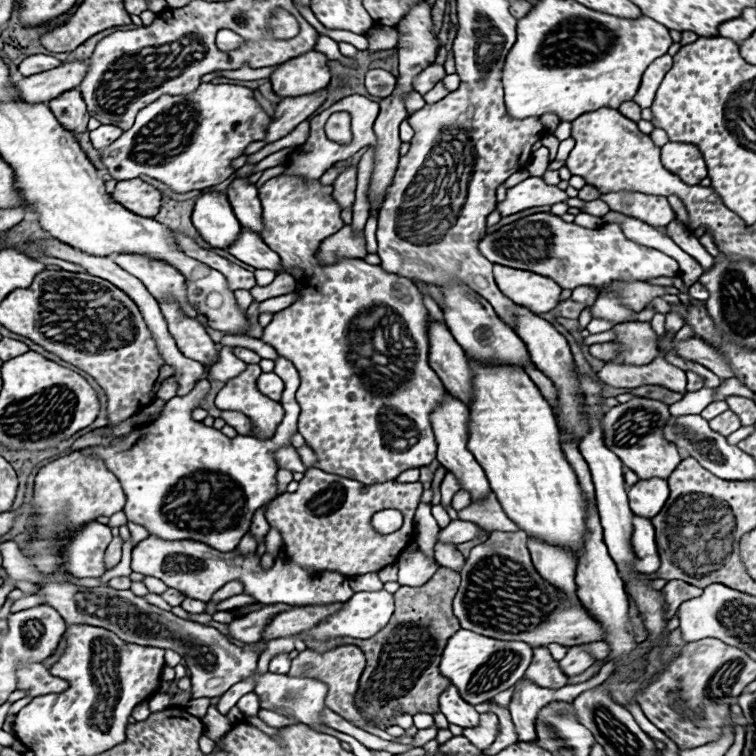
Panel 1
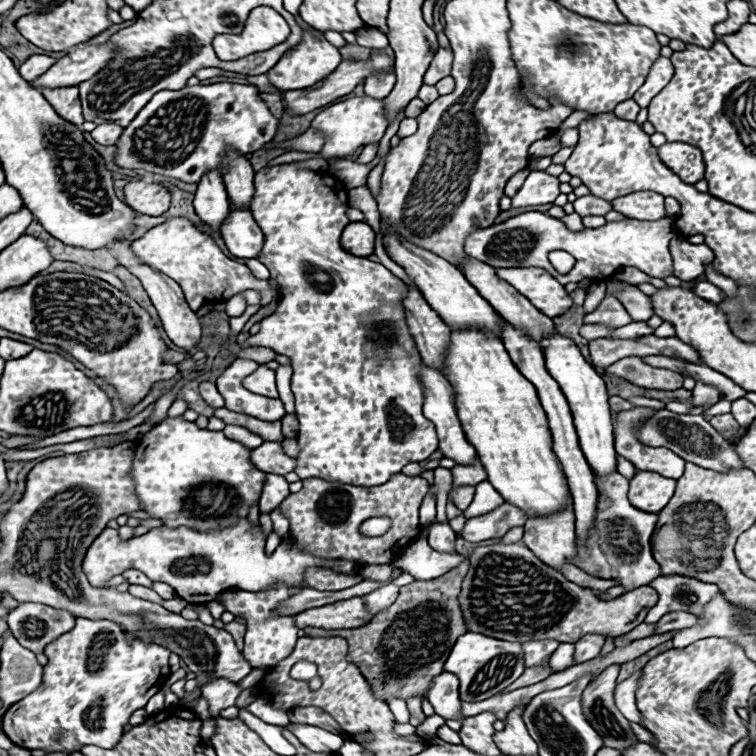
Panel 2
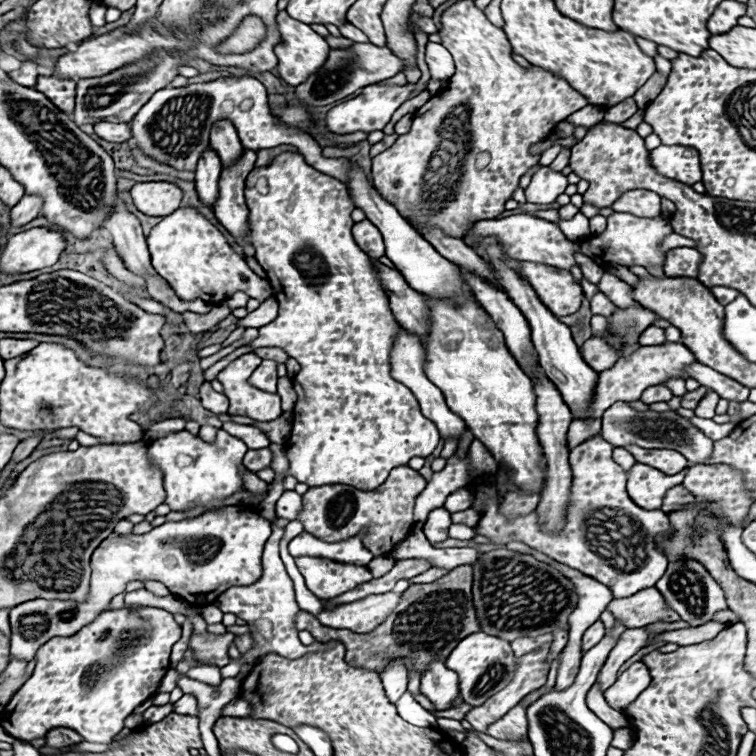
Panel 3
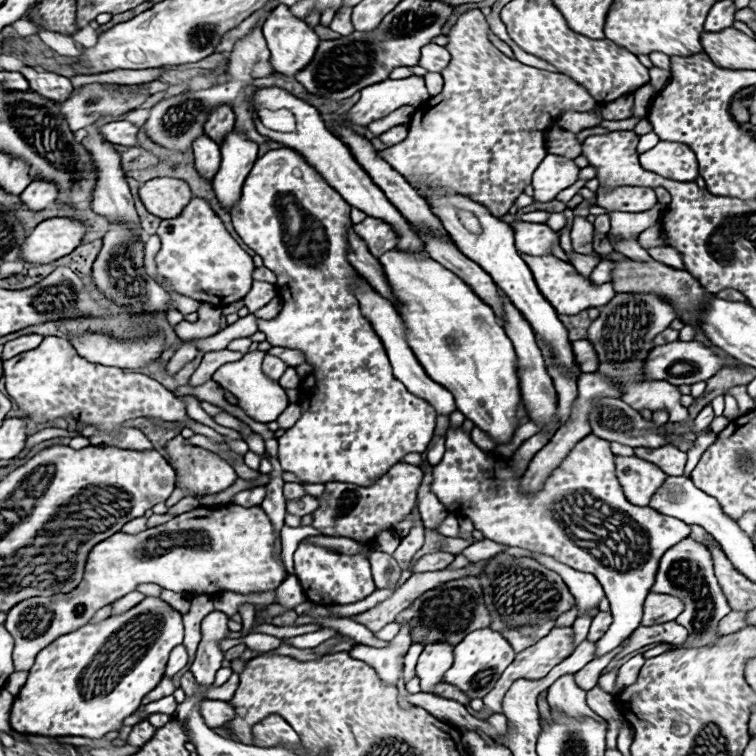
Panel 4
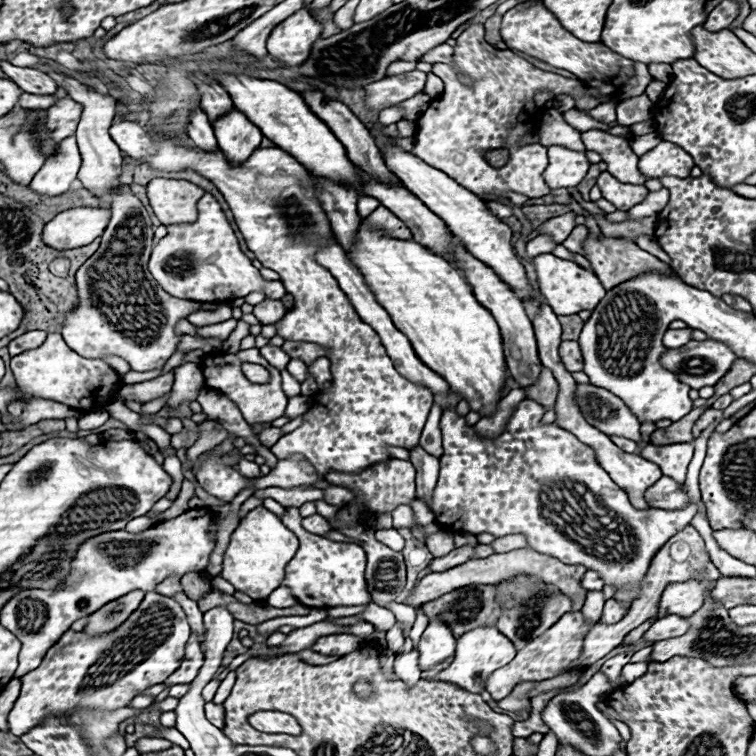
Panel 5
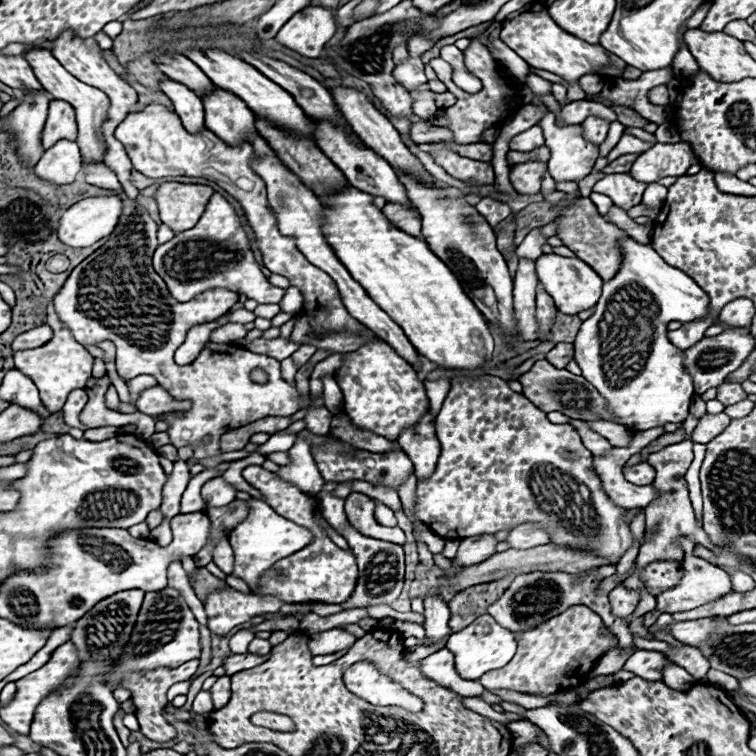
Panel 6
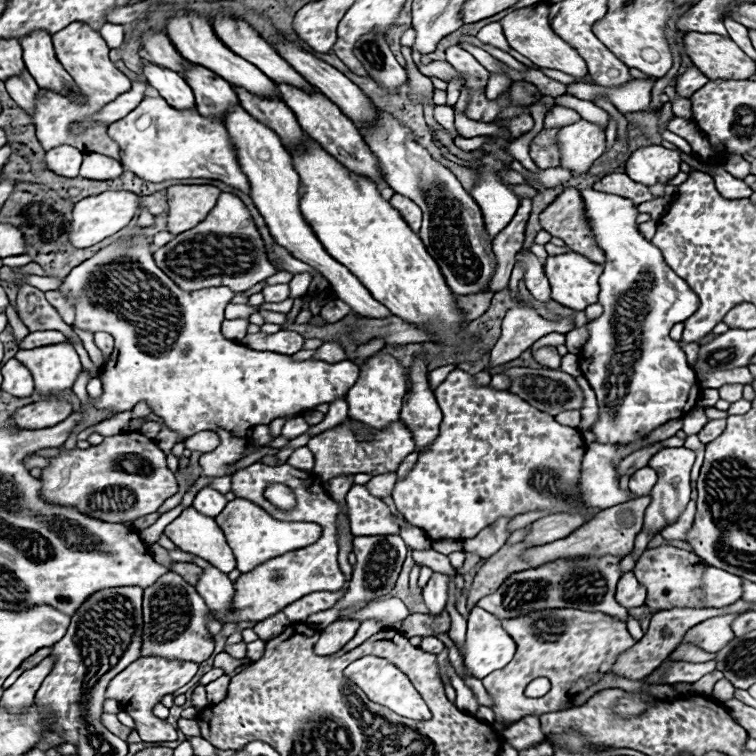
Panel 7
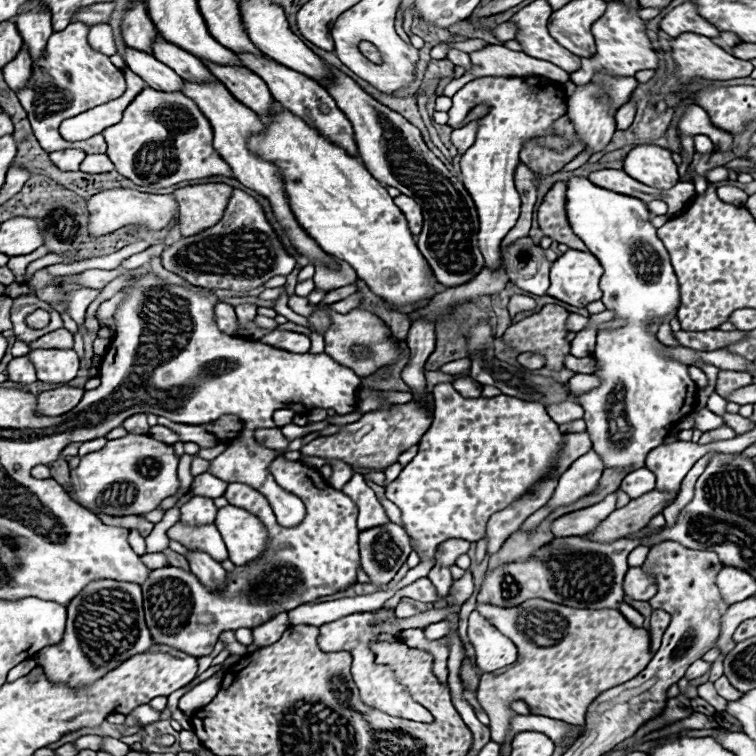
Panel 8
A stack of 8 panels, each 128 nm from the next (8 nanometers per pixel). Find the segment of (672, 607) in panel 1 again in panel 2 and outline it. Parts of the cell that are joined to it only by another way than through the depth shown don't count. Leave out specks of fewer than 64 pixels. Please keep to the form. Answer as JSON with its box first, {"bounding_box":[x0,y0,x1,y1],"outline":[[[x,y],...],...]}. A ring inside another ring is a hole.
{"bounding_box":[458,540,696,644],"outline":[[[498,540],[490,546],[478,546],[468,560],[470,568],[458,596],[466,630],[508,642],[558,640],[574,644],[586,634],[616,638],[641,624],[658,600],[654,588],[640,586],[602,602],[588,588],[568,582],[558,570],[542,564],[522,542],[504,544]],[[673,611],[663,616],[663,619],[661,619],[661,625],[655,630],[655,634],[687,628],[696,624],[696,622],[696,616],[689,612]]]}

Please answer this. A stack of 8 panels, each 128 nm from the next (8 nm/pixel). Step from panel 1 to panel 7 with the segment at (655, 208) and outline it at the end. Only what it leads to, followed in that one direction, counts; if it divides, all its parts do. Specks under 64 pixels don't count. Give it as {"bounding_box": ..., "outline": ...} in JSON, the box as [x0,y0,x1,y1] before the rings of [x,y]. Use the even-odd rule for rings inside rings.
{"bounding_box":[592,172,654,206],"outline":[[[612,172],[612,174],[604,176],[604,178],[600,178],[592,188],[600,190],[600,192],[612,192],[616,196],[628,198],[628,200],[632,200],[634,206],[654,198],[654,196],[650,196],[648,186],[630,180],[628,174],[624,174],[624,172]]]}

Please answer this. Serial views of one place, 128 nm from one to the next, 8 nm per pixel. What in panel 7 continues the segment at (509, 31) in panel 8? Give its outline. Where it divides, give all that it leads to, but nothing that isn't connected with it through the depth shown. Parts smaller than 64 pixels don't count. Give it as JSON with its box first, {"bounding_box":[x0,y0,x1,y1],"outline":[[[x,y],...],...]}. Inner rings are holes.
{"bounding_box":[476,22,510,52],"outline":[[[494,22],[494,24],[484,26],[484,28],[476,34],[476,38],[478,38],[480,42],[484,42],[484,44],[490,44],[490,46],[500,48],[500,50],[504,50],[504,52],[510,52],[510,46],[508,46],[508,42],[506,42],[506,36],[504,36],[504,32],[502,32],[500,22]]]}

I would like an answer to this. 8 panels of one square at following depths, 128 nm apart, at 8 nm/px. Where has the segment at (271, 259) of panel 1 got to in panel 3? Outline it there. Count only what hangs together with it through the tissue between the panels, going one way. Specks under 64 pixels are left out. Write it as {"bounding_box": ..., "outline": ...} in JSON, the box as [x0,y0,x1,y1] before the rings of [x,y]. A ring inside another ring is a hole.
{"bounding_box":[214,150,256,257],"outline":[[[244,150],[242,160],[238,160],[238,166],[230,166],[222,170],[222,184],[220,184],[220,196],[218,204],[214,206],[214,214],[218,222],[236,238],[238,246],[242,246],[246,257],[254,257],[255,249],[248,242],[248,208],[244,202],[244,180],[248,172],[254,168],[256,152]]]}

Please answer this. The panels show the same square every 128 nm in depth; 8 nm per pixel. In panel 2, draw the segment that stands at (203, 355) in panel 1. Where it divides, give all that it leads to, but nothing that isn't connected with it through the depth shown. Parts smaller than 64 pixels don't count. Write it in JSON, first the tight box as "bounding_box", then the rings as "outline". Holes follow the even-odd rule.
{"bounding_box":[112,242,202,352],"outline":[[[114,242],[114,244],[112,244],[112,250],[116,252],[118,262],[120,262],[122,266],[126,266],[134,276],[138,276],[138,278],[142,280],[142,284],[144,284],[144,288],[146,288],[152,304],[154,304],[156,310],[158,310],[158,316],[160,316],[160,320],[162,320],[162,326],[164,326],[168,338],[170,338],[176,346],[184,348],[186,352],[196,350],[198,344],[200,344],[200,338],[202,338],[202,328],[200,328],[200,322],[198,322],[196,312],[192,312],[192,310],[188,308],[180,286],[178,286],[174,280],[170,280],[168,276],[162,276],[160,272],[154,272],[152,268],[146,268],[144,264],[138,264],[138,260],[134,260],[134,254],[130,252],[130,242],[122,242],[122,244]]]}

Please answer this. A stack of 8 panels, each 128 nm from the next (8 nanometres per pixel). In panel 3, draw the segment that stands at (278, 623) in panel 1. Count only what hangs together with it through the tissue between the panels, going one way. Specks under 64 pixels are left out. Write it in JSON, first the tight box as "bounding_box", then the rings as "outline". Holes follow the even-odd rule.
{"bounding_box":[316,594,398,632],"outline":[[[374,594],[362,600],[342,604],[334,610],[322,610],[316,618],[328,628],[346,628],[352,632],[370,632],[390,614],[390,608],[398,604],[398,594]]]}

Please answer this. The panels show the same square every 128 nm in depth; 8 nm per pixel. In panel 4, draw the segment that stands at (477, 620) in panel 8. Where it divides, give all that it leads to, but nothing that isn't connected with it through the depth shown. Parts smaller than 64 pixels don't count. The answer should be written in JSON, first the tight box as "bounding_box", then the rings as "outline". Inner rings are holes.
{"bounding_box":[444,628,516,700],"outline":[[[490,628],[470,632],[460,644],[454,646],[454,664],[446,672],[444,680],[448,684],[458,686],[470,700],[484,698],[490,692],[490,688],[496,686],[496,680],[510,666],[514,656],[516,656],[514,650],[510,648],[508,640],[500,632],[494,632]]]}

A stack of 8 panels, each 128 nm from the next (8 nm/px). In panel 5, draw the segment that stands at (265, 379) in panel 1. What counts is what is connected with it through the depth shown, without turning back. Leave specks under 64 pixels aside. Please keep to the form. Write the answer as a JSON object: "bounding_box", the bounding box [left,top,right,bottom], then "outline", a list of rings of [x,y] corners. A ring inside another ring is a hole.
{"bounding_box":[260,346,290,370],"outline":[[[264,346],[264,348],[260,348],[260,354],[268,360],[268,364],[272,364],[278,370],[284,370],[290,362],[290,356],[286,352],[282,352],[282,348],[276,348],[276,346]]]}

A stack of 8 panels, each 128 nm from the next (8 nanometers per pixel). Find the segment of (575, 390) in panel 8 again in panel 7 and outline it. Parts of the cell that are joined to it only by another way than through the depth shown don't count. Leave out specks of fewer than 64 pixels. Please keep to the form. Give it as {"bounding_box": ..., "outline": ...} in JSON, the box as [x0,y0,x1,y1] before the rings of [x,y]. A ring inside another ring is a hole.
{"bounding_box":[576,376,598,430],"outline":[[[578,376],[576,378],[578,384],[582,384],[582,390],[584,390],[584,408],[580,410],[582,412],[582,420],[580,420],[580,430],[592,430],[592,426],[596,424],[598,420],[598,404],[596,404],[596,396],[590,388],[590,384],[586,382],[584,376]]]}

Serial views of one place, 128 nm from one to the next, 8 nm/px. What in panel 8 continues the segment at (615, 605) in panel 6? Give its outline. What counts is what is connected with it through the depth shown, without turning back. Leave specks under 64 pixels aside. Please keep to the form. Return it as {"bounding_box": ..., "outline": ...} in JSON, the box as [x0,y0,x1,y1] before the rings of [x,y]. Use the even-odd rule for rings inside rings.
{"bounding_box":[622,568,654,600],"outline":[[[630,568],[624,576],[622,582],[624,594],[634,598],[634,600],[650,600],[650,596],[654,596],[654,580],[650,580],[650,576],[646,576],[646,572],[642,572],[642,568]]]}

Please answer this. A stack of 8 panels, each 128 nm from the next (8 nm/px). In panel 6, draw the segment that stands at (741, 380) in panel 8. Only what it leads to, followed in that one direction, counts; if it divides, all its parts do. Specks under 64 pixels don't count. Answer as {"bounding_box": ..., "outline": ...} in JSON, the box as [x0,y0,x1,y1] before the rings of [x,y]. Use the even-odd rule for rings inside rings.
{"bounding_box":[716,384,748,406],"outline":[[[722,384],[718,386],[718,396],[716,400],[722,402],[724,406],[730,406],[730,404],[736,404],[740,400],[744,400],[748,394],[740,388],[740,384]]]}

